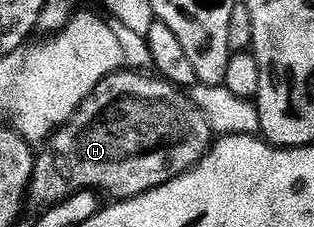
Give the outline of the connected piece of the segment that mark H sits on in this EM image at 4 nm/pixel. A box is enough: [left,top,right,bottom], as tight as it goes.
[29,70,213,206]

